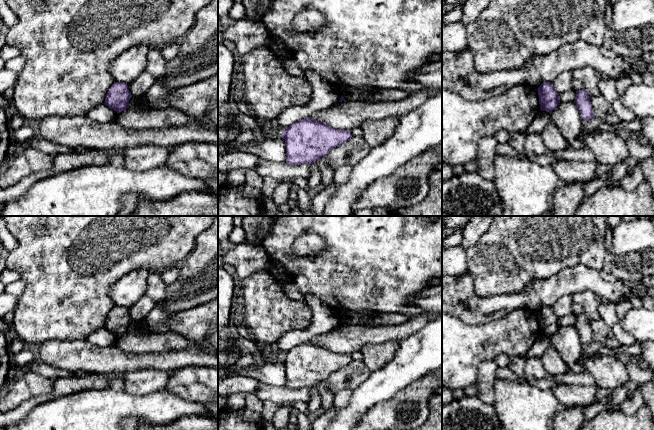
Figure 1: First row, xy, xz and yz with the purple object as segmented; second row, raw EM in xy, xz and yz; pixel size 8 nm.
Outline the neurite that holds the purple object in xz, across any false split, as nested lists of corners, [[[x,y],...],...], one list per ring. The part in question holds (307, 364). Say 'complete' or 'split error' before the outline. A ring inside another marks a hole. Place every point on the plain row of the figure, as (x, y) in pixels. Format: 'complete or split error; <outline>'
complete; [[[311,341],[291,348],[282,354],[282,360],[286,368],[286,387],[290,389],[313,388],[316,384],[326,380],[332,373],[352,362],[350,355],[333,352]]]

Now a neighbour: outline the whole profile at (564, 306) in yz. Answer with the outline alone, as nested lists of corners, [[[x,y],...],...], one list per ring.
[[[566,295],[559,298],[556,303],[552,306],[554,313],[558,318],[568,316],[573,313],[574,301],[572,296]]]

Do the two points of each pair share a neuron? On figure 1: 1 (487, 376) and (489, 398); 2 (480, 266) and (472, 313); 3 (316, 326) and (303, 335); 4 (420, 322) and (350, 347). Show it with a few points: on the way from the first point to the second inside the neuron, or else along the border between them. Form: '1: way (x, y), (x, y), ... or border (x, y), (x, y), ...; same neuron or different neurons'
1: way (487, 381), (487, 393); same neuron
2: border (468, 271), (478, 295), (498, 295); different neurons
3: way (313, 329), (306, 335); same neuron
4: way (403, 330), (400, 332), (367, 335); same neuron

